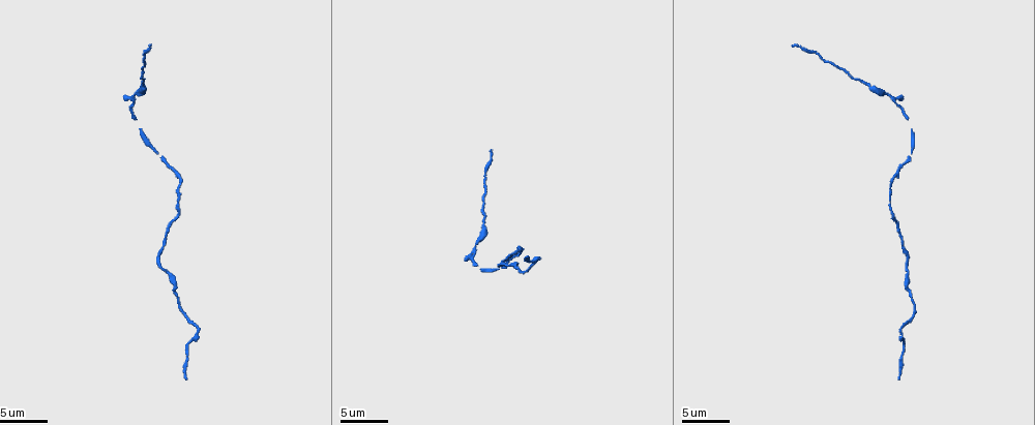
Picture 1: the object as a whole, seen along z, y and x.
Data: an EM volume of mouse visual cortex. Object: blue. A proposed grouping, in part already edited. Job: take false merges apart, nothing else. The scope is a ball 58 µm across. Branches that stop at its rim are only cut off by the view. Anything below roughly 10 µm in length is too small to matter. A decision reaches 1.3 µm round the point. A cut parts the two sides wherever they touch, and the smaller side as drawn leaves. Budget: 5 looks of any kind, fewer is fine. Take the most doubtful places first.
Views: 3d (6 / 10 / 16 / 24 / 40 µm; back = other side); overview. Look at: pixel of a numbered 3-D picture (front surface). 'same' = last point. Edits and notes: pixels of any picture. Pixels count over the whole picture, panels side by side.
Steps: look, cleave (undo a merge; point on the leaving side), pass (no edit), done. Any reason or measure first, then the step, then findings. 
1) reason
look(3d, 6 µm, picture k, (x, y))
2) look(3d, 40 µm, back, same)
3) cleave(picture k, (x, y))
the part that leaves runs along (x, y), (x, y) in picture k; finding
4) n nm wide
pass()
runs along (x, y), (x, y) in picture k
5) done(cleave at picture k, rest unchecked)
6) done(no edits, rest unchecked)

thick turns thin
look(3d, 10 µm, picture 1, (888, 94))

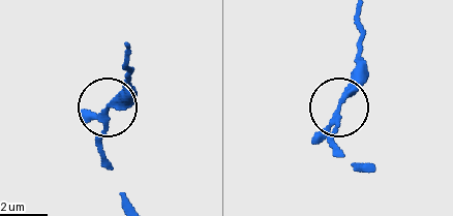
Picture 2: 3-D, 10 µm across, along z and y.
pass()
runs along (132, 206), (102, 147), (104, 111), (130, 84) in picture 2; all the same neuron

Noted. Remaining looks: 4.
look(3d, 10 µm, picture 1, (890, 184))

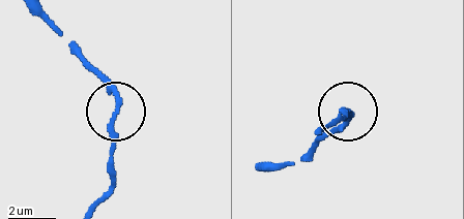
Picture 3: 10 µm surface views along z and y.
side arm 26 µm
pass()
runs along (117, 107), (78, 60) in picture 3; one neuron here

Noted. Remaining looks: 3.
narrows sharply
look(3d, 6 µm, picture 1, (499, 270))

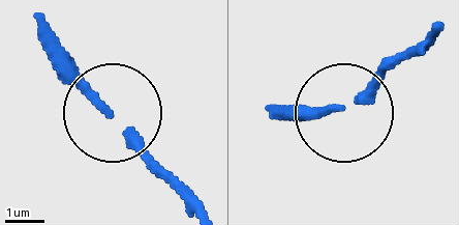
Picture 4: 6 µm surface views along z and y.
pass()
runs along (435, 31), (346, 107), (271, 110) in picture 4; one neuron here

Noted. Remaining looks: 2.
done(no edits, rest unchecked)

